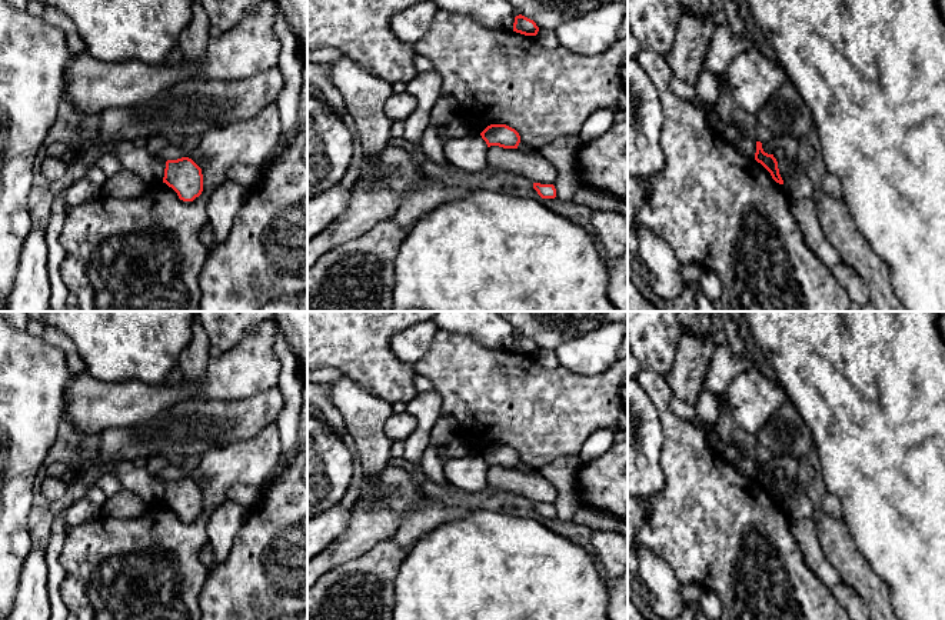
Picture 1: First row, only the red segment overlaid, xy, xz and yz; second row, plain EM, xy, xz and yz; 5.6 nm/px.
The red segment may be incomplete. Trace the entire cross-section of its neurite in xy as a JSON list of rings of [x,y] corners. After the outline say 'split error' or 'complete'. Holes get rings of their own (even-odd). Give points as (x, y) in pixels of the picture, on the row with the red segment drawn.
[[[189,157],[167,160],[163,183],[172,187],[180,200],[193,201],[203,191],[202,169]]]; complete

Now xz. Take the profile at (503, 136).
[[[490,124],[482,133],[488,147],[499,146],[503,149],[518,149],[520,143],[519,133],[506,124]]]; complete

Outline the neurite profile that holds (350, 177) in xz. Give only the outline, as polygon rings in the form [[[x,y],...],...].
[[[350,164],[349,169],[346,170],[346,173],[343,174],[342,180],[340,180],[342,187],[347,191],[352,191],[353,187],[356,186],[357,180],[359,180],[359,174],[360,174],[360,169],[353,167]]]

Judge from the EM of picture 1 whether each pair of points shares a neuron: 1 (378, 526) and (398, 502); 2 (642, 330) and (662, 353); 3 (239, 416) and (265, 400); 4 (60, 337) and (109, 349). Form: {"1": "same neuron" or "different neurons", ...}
{"1": "same neuron", "2": "same neuron", "3": "same neuron", "4": "different neurons"}

